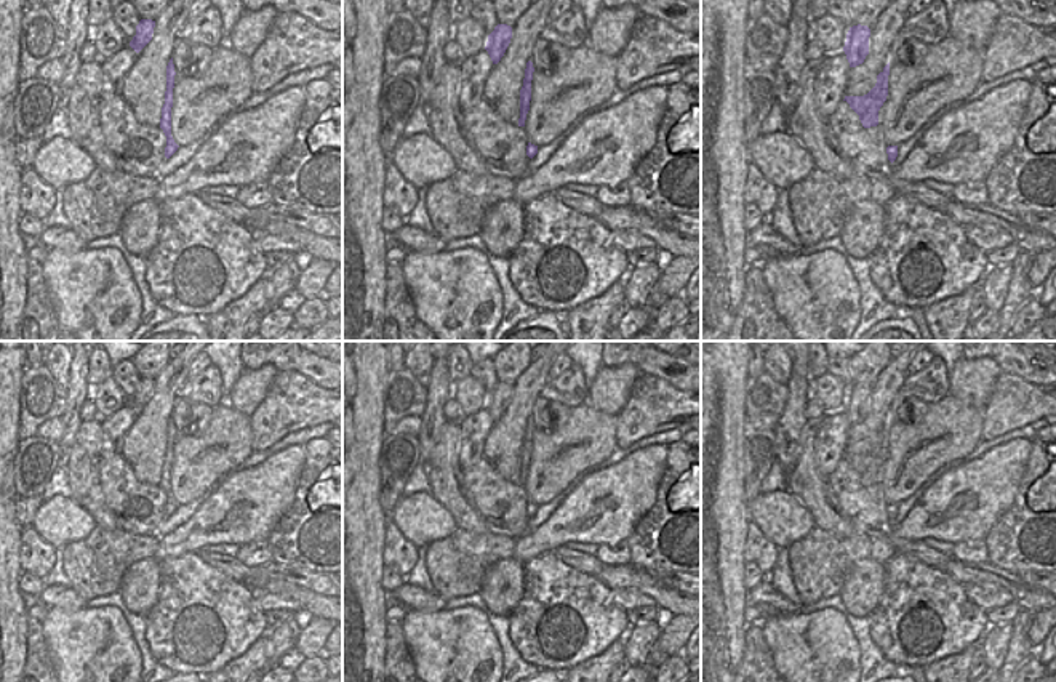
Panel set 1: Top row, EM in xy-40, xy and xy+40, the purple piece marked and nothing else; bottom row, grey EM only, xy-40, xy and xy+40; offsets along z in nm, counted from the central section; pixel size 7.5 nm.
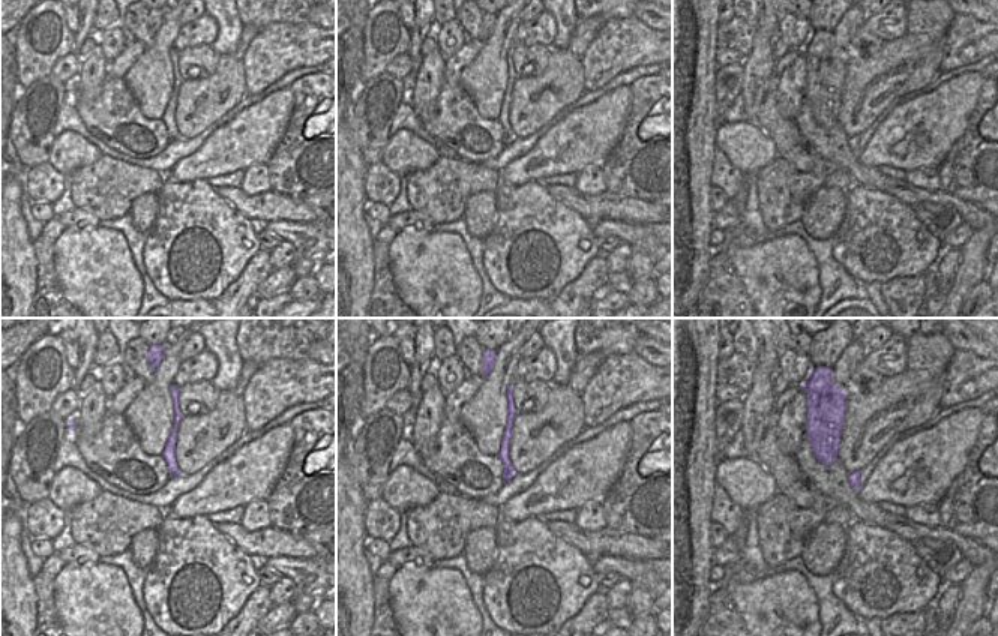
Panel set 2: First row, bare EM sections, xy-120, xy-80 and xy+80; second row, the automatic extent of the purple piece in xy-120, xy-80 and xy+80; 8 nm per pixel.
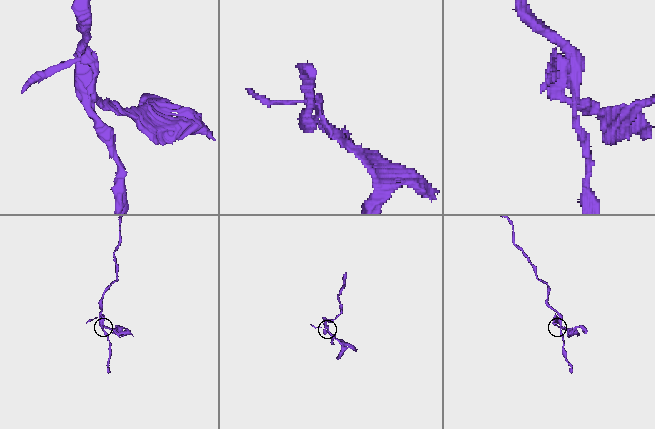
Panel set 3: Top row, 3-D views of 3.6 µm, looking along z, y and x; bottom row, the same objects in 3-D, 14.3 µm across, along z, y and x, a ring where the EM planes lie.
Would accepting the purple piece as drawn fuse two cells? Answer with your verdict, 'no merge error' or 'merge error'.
merge error

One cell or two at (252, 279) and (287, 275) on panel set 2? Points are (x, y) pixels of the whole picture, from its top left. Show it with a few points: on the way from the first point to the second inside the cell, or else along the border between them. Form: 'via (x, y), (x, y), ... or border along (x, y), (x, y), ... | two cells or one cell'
border along (273, 269), (257, 288), (254, 297) | two cells

